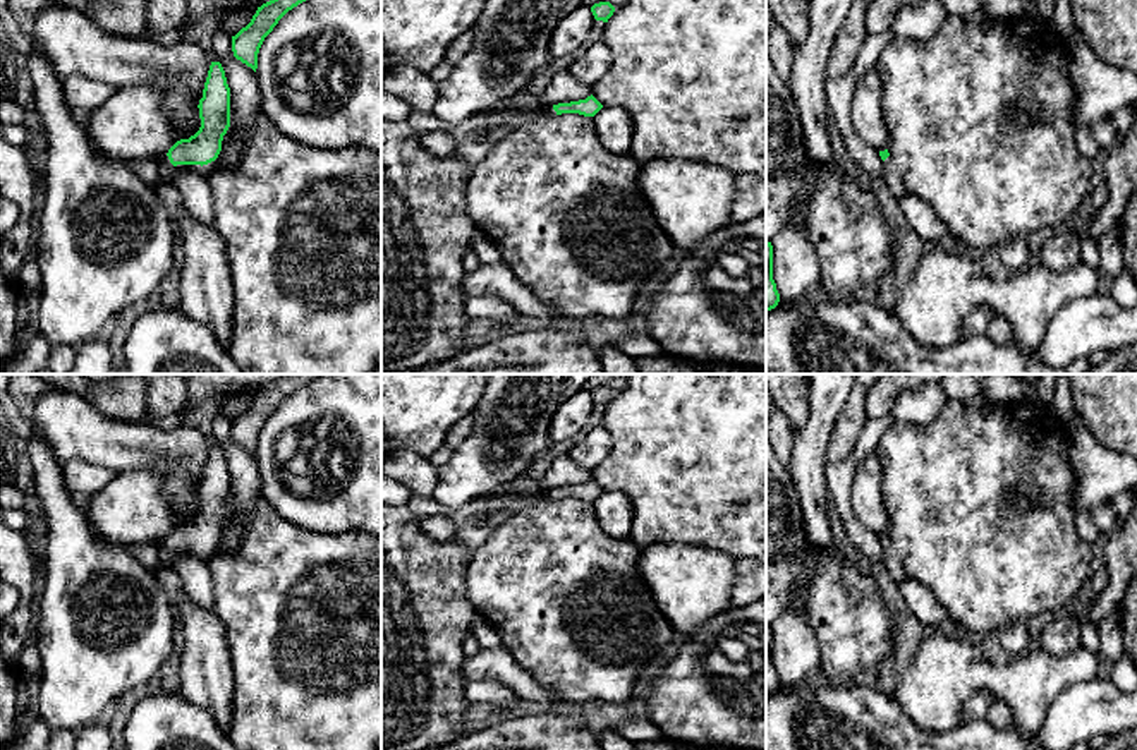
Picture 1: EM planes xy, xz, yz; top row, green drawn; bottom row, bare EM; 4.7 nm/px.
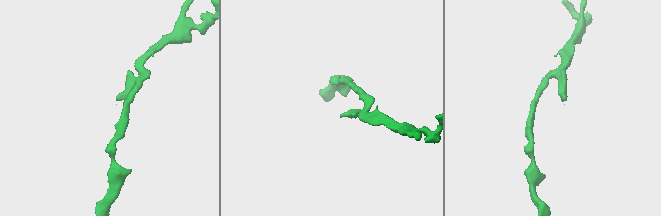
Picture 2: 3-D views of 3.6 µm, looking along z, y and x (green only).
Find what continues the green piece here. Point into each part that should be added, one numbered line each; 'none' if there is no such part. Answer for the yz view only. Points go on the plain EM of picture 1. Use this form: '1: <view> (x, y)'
1: yz (890, 560)

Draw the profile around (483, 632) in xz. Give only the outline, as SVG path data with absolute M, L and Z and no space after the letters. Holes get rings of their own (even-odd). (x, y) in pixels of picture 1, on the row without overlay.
M481 616L472 623L471 637L479 642L483 650L502 647L496 630Z

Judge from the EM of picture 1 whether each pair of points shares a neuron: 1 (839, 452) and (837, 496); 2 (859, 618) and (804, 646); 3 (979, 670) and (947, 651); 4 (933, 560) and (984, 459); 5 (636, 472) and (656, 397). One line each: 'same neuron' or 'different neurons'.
1: different neurons
2: different neurons
3: same neuron
4: same neuron
5: same neuron

